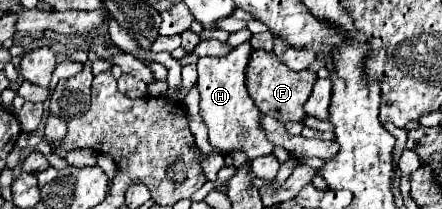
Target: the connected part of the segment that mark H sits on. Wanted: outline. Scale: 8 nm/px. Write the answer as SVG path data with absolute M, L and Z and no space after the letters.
M244 42L224 58L198 58L198 90L200 90L200 116L208 128L210 146L224 154L244 152L248 160L254 160L258 156L270 154L274 144L266 140L264 130L258 122L260 110L254 106L252 98L246 92L244 72L250 52L252 46Z

